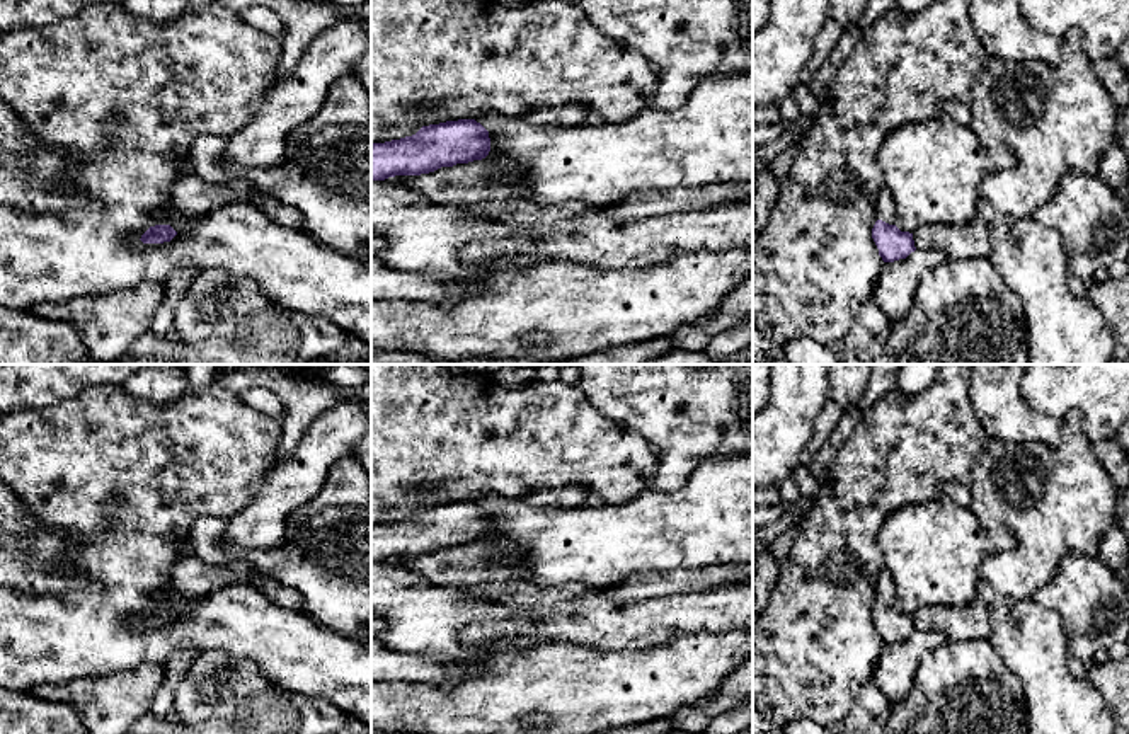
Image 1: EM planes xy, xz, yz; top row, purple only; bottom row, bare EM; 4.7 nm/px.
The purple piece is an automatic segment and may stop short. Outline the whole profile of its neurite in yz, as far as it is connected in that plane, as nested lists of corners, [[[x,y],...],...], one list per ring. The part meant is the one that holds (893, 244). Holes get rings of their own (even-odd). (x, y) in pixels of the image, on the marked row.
[[[885,187],[879,192],[875,215],[877,221],[872,228],[872,238],[884,262],[906,259],[916,250],[913,233],[901,232],[894,225],[896,204],[892,194]]]

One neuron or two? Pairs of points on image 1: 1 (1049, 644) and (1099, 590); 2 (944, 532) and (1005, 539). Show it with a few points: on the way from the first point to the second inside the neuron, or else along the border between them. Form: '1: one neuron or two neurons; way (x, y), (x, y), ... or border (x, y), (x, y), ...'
1: two neurons; border (1036, 600), (1051, 608), (1061, 620), (1070, 654)
2: one neuron; way (959, 539), (990, 539)

